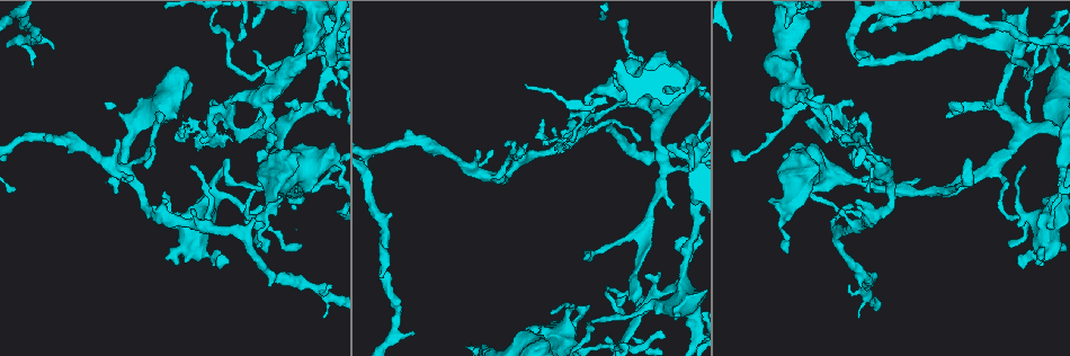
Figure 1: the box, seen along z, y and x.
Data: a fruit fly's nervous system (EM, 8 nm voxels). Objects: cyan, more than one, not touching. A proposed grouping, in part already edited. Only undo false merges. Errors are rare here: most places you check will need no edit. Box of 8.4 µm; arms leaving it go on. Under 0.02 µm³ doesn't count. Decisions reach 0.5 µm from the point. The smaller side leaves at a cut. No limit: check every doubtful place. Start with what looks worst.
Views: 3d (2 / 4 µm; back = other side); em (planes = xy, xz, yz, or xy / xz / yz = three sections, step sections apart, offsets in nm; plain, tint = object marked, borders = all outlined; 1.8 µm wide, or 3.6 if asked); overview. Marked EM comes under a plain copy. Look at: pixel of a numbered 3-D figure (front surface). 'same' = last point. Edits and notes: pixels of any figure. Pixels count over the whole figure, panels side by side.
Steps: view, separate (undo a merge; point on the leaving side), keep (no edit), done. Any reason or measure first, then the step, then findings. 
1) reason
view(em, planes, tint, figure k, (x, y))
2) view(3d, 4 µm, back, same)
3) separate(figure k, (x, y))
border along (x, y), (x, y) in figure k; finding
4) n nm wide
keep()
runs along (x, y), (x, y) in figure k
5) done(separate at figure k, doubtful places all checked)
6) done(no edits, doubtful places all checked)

sharp bend
view(em, xy, step 8, tint, figure 1, (688, 140))

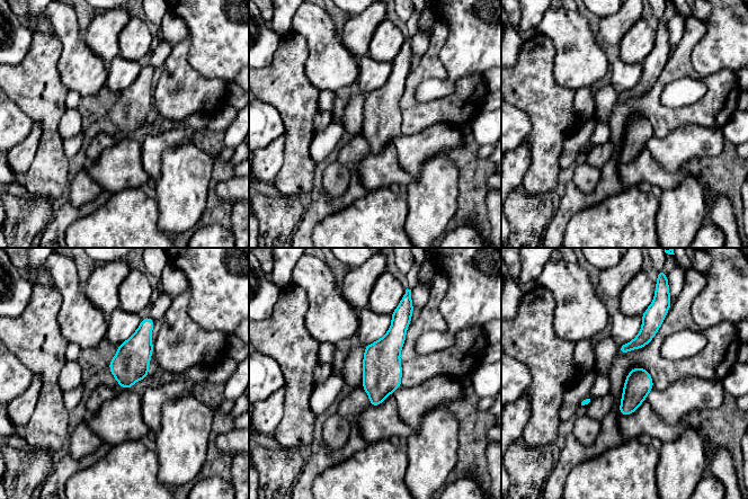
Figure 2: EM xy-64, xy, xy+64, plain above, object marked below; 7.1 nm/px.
view(em, planes, tint, same)

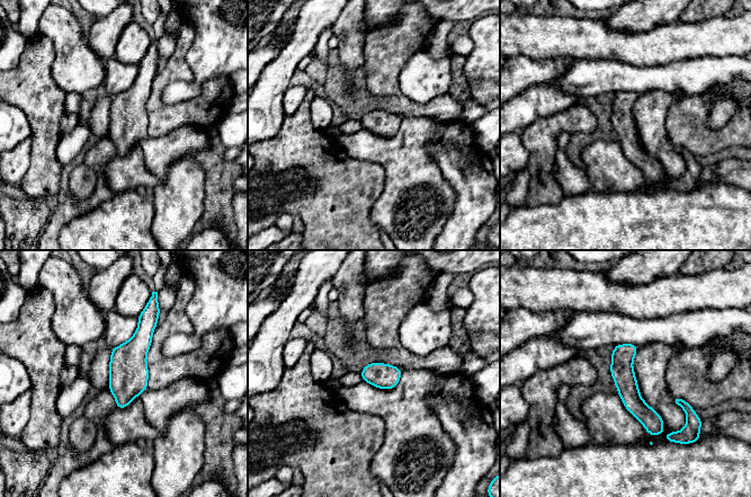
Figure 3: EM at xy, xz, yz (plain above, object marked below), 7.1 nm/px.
160 nm wide
keep()
runs along (618, 347), (629, 396), (656, 432) in figure 3; one neuron here

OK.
arms part here
view(em, planes, tint, figure 1, (228, 108))

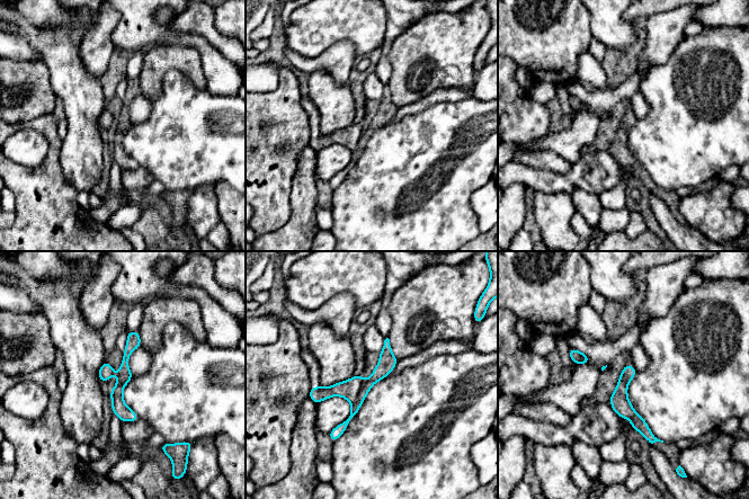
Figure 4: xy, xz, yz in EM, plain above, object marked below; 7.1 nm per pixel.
keep()
runs along (386, 342), (385, 366), (333, 433) in figure 4; one neuron here

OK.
view(em, xy, step 8, tint, figure 1, (208, 139))

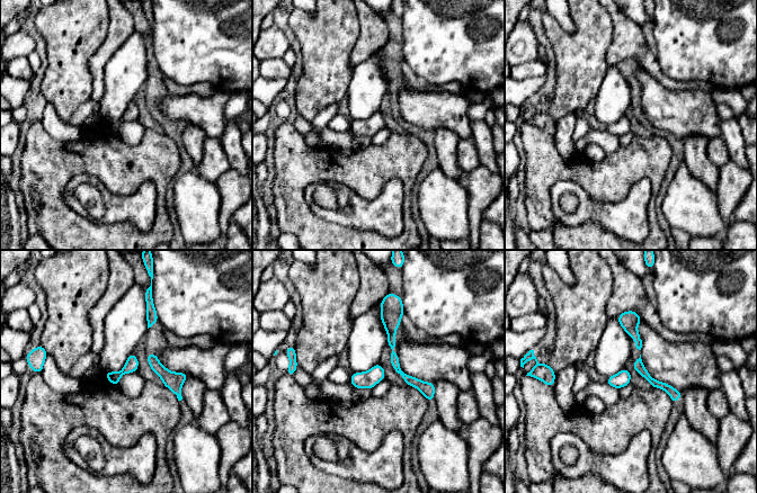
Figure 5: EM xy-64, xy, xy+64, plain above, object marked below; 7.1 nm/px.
100 nm wide
keep()
one neuron here

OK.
calibre changes
view(em, yz, step 16, tint, figure 1, (486, 177))

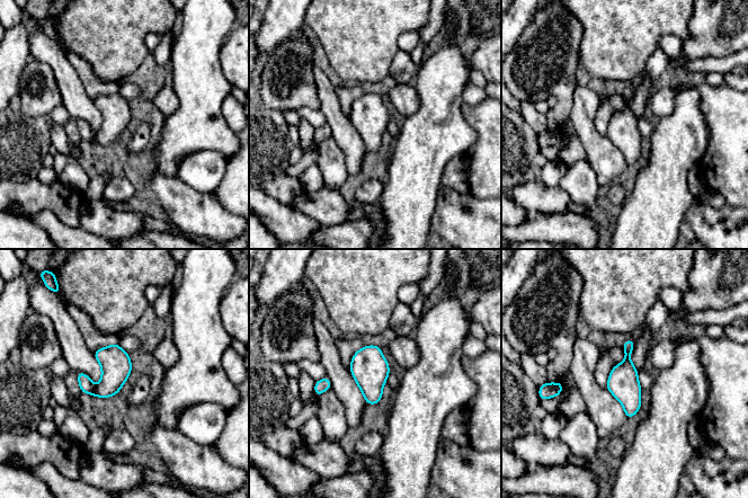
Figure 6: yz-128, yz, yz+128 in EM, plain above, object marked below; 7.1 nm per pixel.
view(em, xy, step 16, tint, same)

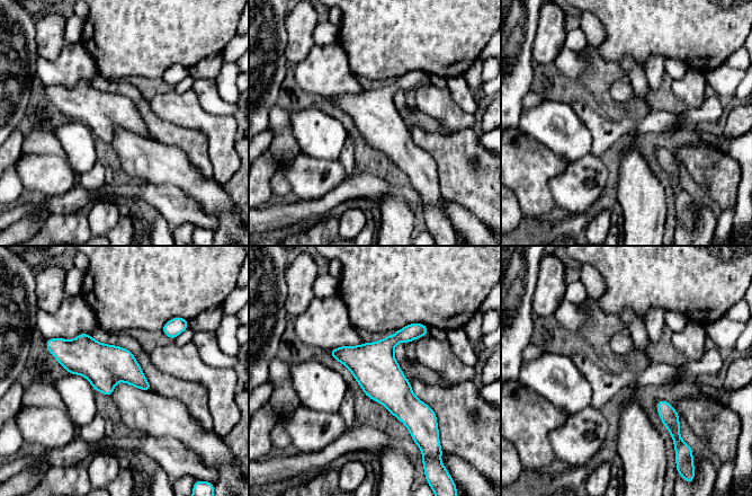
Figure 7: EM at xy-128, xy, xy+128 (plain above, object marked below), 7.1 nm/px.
keep()
runs along (333, 352), (361, 360), (427, 415) in figure 7; all the same neuron

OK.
done(no edits, doubtful places all checked)

